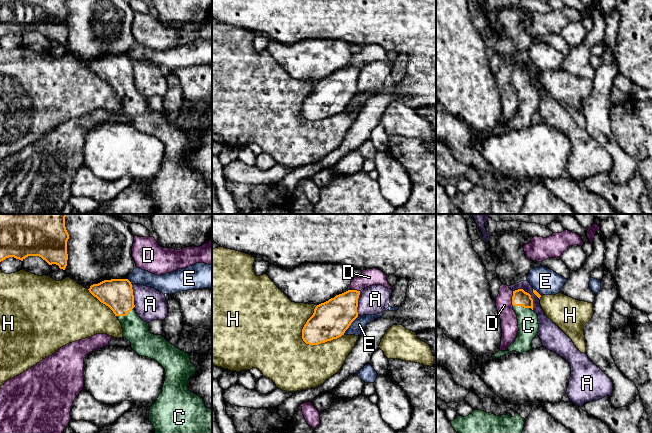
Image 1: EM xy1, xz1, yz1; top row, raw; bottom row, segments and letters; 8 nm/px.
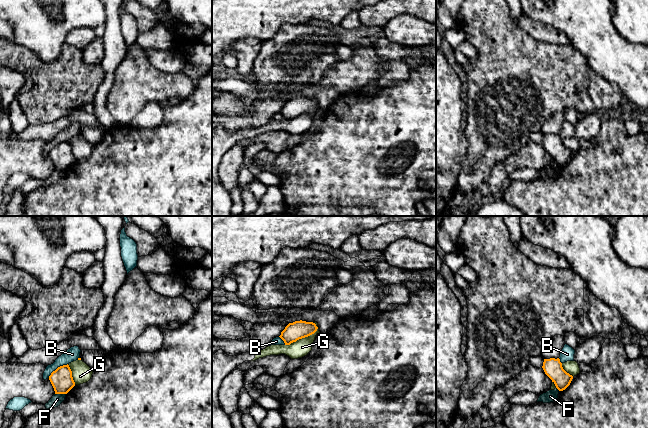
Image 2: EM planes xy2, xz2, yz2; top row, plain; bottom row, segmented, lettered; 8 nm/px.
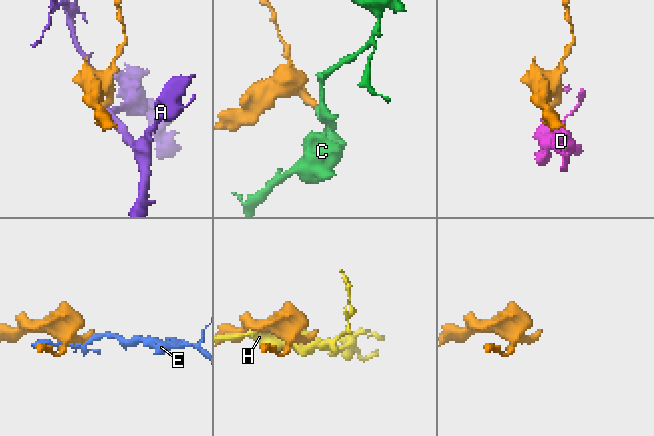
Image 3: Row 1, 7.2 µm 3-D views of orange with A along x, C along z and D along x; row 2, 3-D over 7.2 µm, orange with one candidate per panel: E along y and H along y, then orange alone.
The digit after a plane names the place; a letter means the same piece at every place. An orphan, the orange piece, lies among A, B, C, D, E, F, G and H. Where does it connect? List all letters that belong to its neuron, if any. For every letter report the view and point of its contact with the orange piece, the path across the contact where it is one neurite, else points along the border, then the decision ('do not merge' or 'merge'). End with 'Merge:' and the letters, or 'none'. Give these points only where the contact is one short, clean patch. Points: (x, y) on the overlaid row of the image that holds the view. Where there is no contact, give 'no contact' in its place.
A: yz1 (529, 294) | along yz1 (513, 290), (523, 289), (526, 291), (532, 299), (533, 309) | do not merge
B: xy2 (58, 367) | along xy2 (67, 363), (58, 366), (48, 377) | do not merge
C: yz1 (523, 306) | across yz1 (520, 298), (523, 306), (528, 325) | merge
D: yz1 (512, 298) | along yz1 (513, 291), (512, 305) | do not merge
E: xz1 (350, 324) | do not merge
F: xy2 (60, 393) | along xy2 (55, 393), (65, 394) | do not merge
G: xz2 (302, 337) | along xz2 (318, 327), (313, 333), (285, 345) | do not merge
H: xz1 (318, 343) | do not merge
Merge: C

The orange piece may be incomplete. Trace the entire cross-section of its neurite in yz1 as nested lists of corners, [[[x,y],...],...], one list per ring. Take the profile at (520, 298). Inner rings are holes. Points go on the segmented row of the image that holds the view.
[[[518,289],[513,291],[512,305],[518,320],[517,337],[507,351],[499,350],[492,357],[500,358],[512,351],[523,353],[532,350],[531,343],[539,328],[538,315],[533,311],[533,299],[523,289]]]

